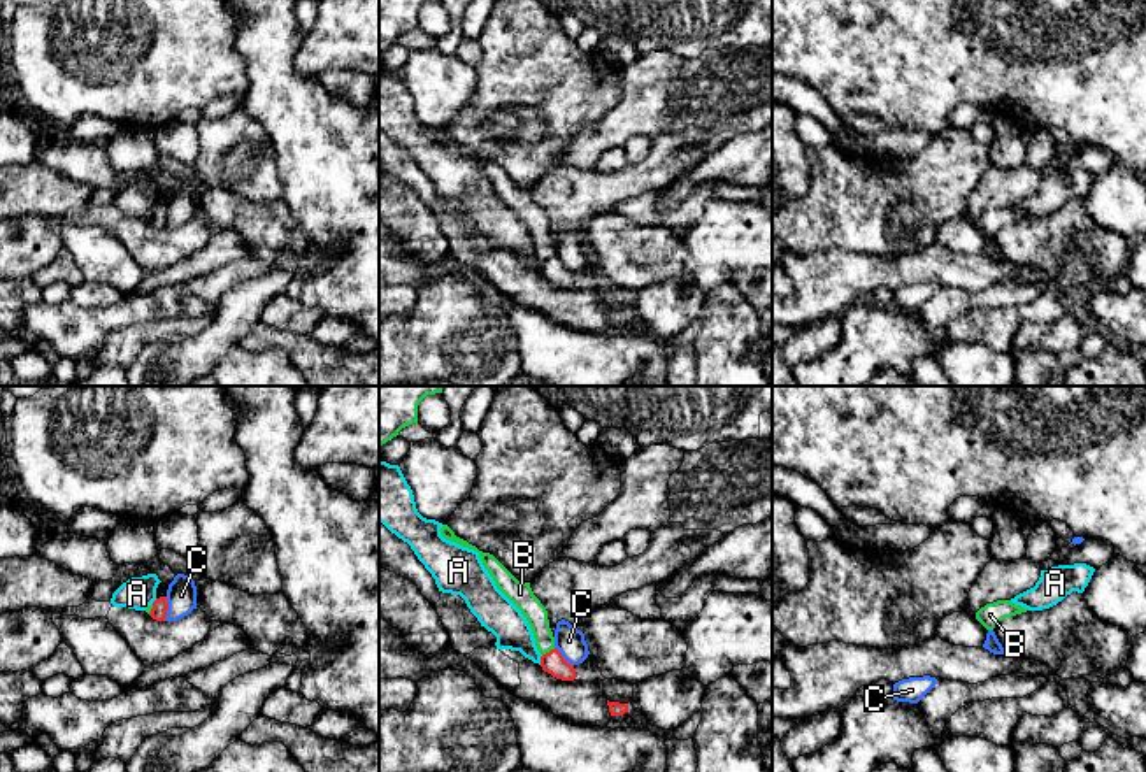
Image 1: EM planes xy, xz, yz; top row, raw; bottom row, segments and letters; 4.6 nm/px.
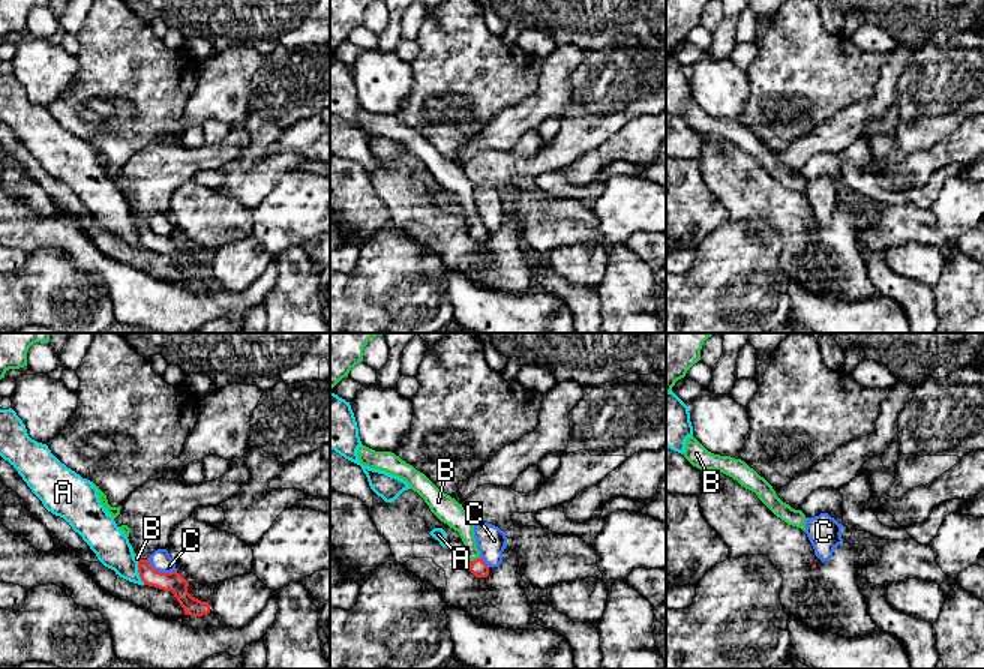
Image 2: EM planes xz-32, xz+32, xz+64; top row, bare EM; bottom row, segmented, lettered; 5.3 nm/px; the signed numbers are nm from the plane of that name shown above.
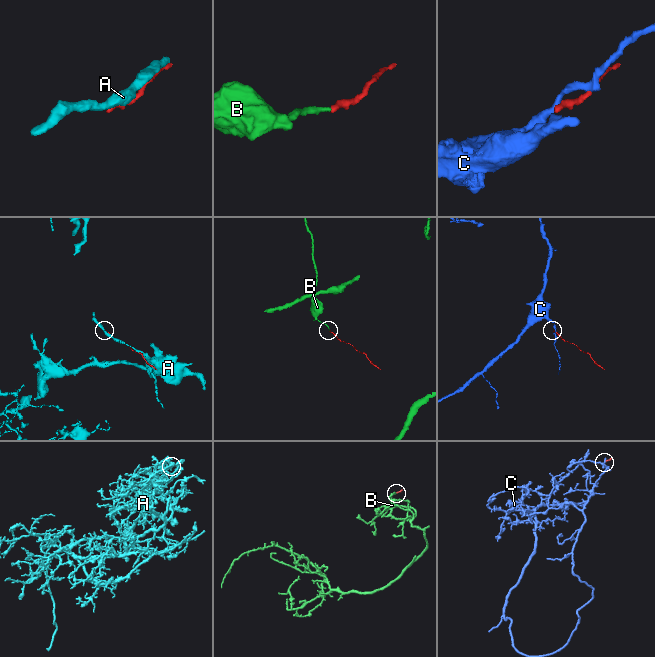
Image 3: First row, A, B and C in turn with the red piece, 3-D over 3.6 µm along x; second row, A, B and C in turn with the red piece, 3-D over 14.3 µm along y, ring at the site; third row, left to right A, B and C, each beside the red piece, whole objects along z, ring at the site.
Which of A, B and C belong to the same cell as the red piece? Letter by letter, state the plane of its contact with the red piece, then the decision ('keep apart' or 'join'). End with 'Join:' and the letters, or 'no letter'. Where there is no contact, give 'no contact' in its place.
A: xz | keep apart
B: xz | join
C: xy | keep apart
Join: B

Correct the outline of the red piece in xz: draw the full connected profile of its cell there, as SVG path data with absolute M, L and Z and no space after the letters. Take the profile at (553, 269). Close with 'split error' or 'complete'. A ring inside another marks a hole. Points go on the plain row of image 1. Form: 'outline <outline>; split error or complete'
outline M444 132L440 142L451 149L479 160L484 175L493 184L497 195L521 218L526 225L535 253L541 263L541 274L562 288L574 288L577 284L574 272L570 272L562 260L555 254L555 244L549 235L548 218L541 207L534 202L530 189L518 188L493 161L479 158L476 153L455 142L455 139Z; split error

